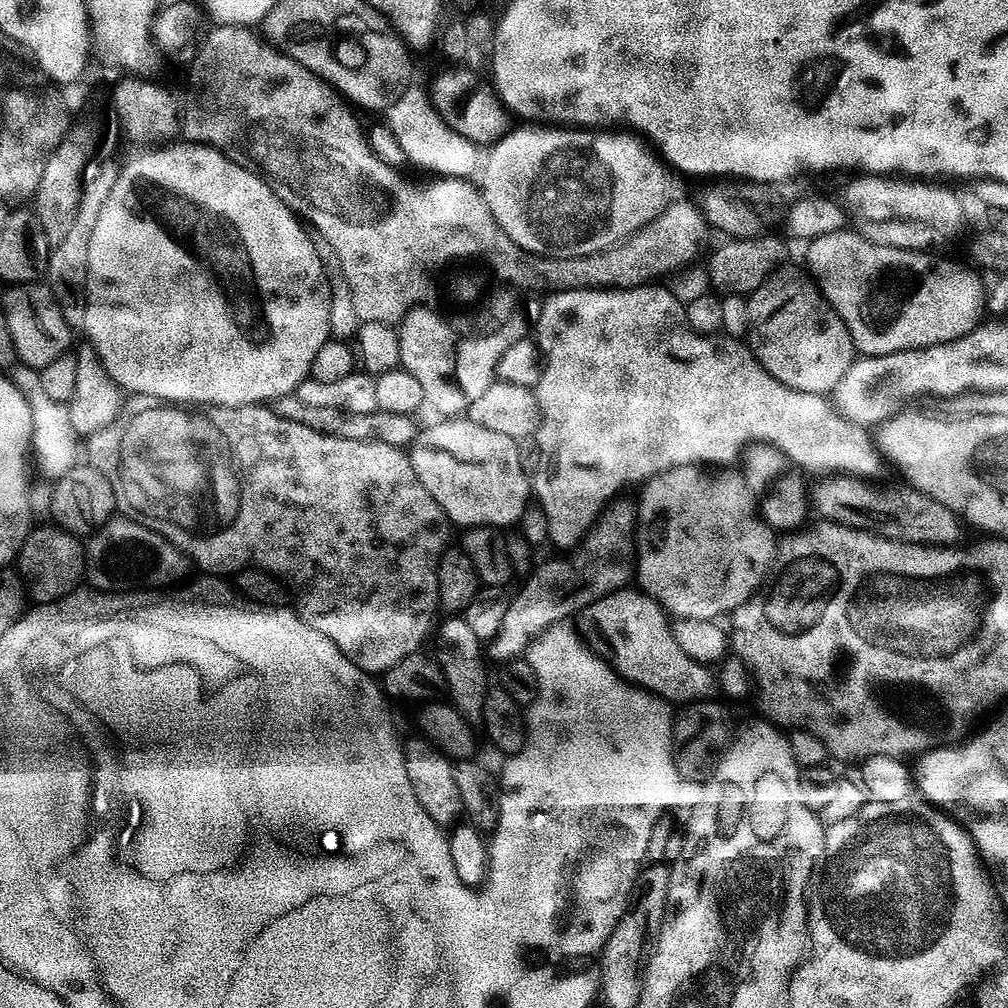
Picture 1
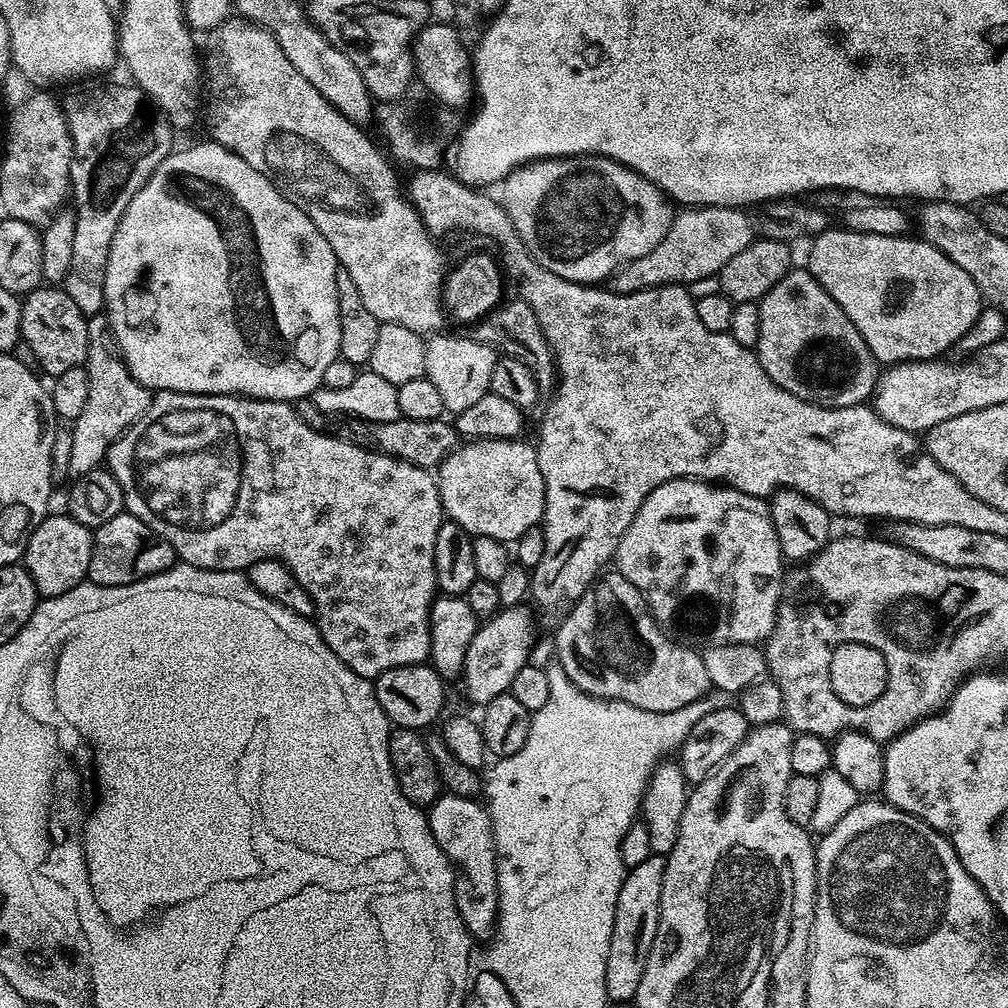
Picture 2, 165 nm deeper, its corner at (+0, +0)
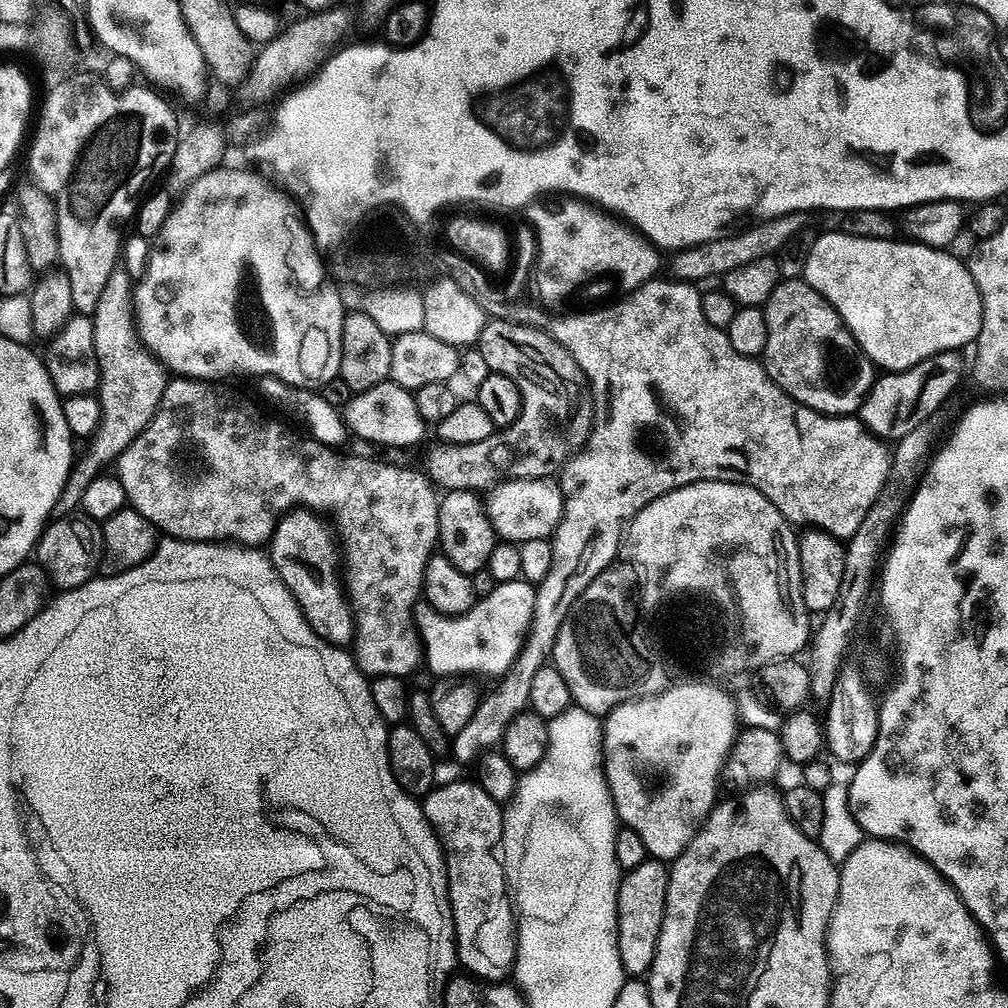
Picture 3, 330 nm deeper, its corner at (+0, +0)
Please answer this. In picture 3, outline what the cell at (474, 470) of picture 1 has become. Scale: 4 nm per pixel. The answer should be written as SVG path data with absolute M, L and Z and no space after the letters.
M555 479L507 480L491 489L486 507L497 537L517 546L527 540L546 540L556 531L564 513L564 491Z

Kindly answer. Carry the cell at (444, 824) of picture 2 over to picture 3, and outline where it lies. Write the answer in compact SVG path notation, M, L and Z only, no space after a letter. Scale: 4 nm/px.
M456 780L453 784L442 784L423 797L422 807L444 853L448 901L456 931L456 958L465 973L484 982L500 982L507 972L509 975L513 971L516 962L518 927L500 851L504 808L479 783Z

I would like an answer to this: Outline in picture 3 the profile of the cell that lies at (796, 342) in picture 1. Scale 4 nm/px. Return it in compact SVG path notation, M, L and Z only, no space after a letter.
M801 278L781 279L762 307L768 330L762 363L770 379L790 398L825 416L859 413L866 394L872 389L873 380L868 377L868 371L874 365L860 351L834 306Z

